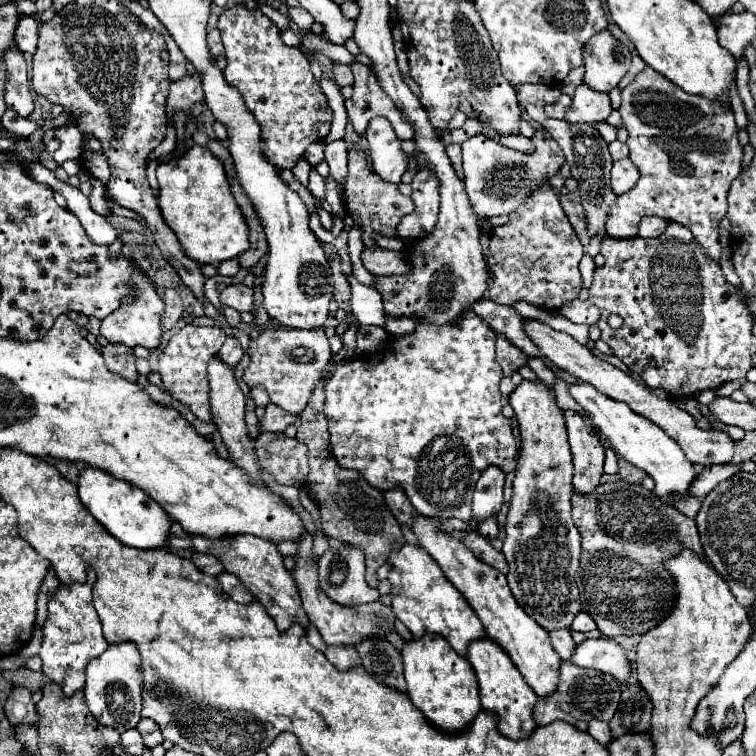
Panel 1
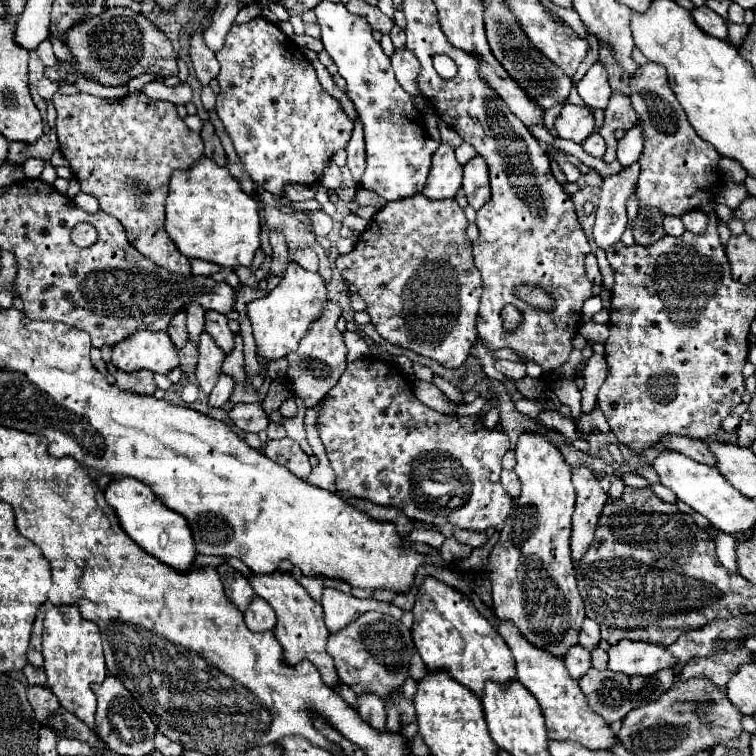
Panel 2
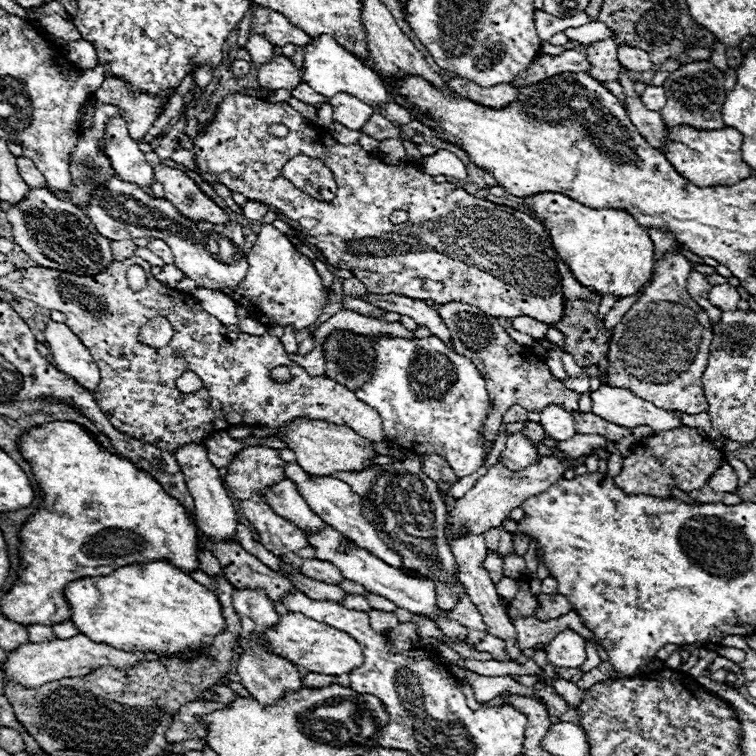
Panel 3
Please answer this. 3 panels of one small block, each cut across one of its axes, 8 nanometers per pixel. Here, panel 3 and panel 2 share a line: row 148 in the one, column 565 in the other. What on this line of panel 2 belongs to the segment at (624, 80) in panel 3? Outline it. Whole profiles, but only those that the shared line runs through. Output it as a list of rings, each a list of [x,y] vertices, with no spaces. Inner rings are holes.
[[[576,644],[576,648],[570,648],[568,656],[564,656],[564,664],[566,664],[566,668],[568,668],[572,678],[580,678],[592,668],[590,652],[584,652],[584,648],[580,648]]]

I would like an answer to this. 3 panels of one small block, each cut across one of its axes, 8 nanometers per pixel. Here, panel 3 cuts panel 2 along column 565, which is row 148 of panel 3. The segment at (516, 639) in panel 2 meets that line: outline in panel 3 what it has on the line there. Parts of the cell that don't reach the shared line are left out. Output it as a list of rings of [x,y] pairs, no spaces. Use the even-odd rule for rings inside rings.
[[[666,124],[666,156],[668,162],[680,172],[680,176],[692,180],[692,184],[714,186],[714,184],[736,184],[752,176],[752,168],[742,160],[742,134],[734,128],[722,130],[696,130],[692,126],[668,126]]]

